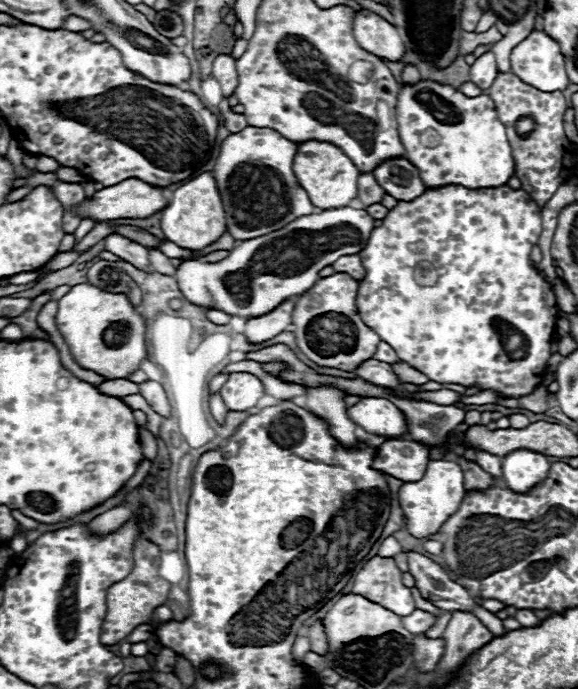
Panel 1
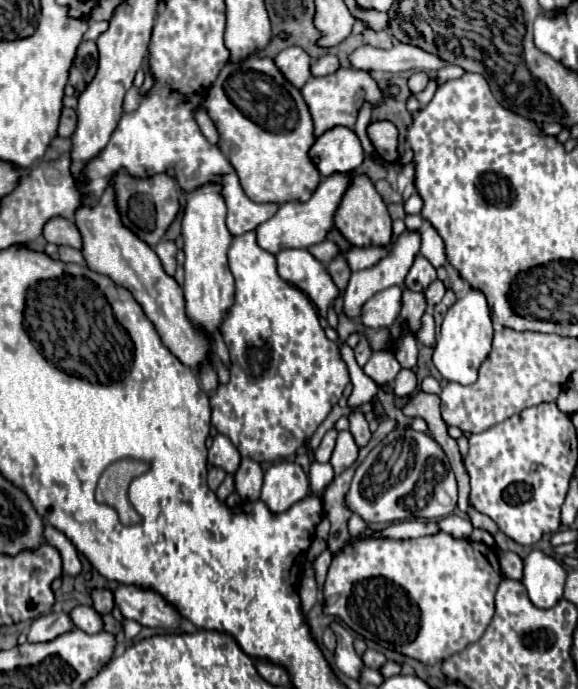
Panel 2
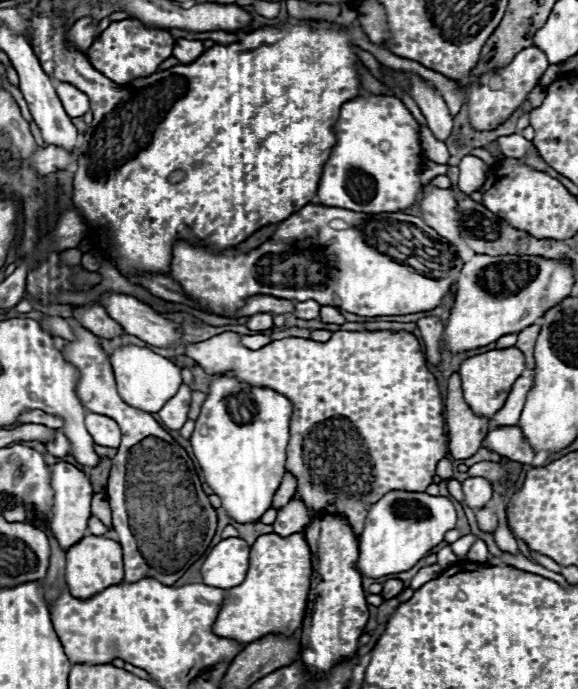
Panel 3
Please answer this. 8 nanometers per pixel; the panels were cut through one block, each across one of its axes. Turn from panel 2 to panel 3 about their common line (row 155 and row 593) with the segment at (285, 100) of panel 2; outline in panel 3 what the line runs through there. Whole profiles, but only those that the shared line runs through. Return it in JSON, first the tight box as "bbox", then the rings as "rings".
{"bbox":[212,534,310,646],"rings":[[[278,534],[260,536],[250,550],[250,568],[244,582],[236,588],[224,590],[222,608],[212,632],[242,646],[248,646],[268,634],[292,636],[304,620],[310,576],[310,548],[304,534],[292,534],[288,538],[280,538]]]}

